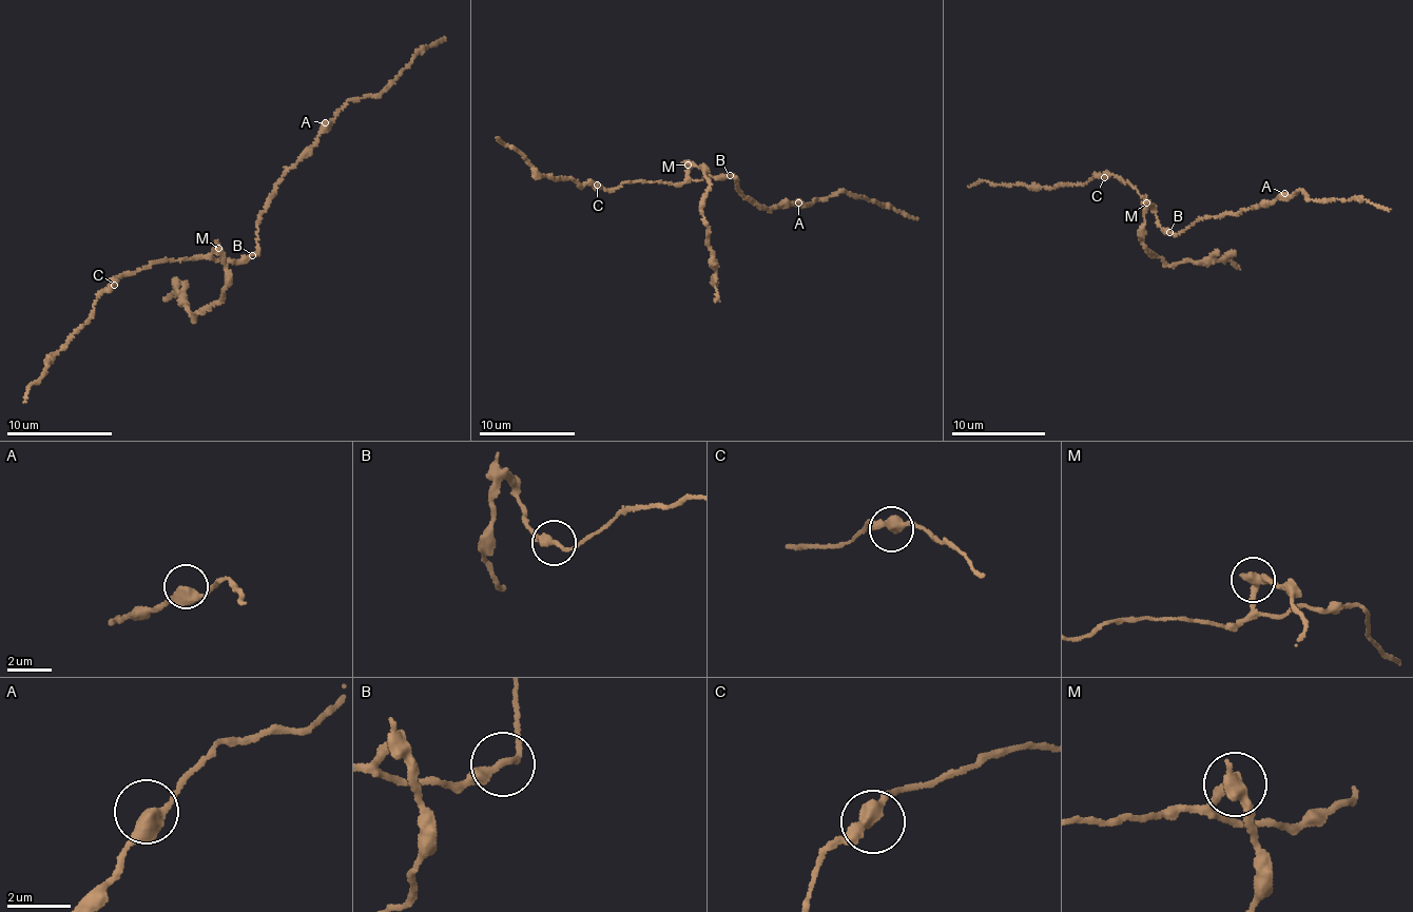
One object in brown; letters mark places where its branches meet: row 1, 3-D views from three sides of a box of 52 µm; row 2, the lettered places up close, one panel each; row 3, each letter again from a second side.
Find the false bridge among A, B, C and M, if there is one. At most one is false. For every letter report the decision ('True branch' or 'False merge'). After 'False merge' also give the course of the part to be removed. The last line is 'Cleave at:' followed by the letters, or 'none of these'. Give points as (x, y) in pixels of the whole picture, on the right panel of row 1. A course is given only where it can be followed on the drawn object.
A: True branch
B: True branch
C: True branch
M: False merge. Course of the part to remove: (1147, 201), (1142, 238), (1145, 250), (1168, 264), (1225, 260), (1238, 268)
Cleave at: M

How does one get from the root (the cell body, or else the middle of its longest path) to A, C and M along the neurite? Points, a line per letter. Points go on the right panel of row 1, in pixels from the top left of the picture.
A: (1172, 232), (1186, 230), (1205, 218), (1233, 215), (1262, 207), (1284, 193)
C: (1172, 232), (1168, 233), (1157, 221), (1157, 212), (1135, 188), (1124, 183), (1117, 175), (1104, 177)
M: (1172, 232), (1168, 233), (1157, 221), (1153, 206), (1147, 201)

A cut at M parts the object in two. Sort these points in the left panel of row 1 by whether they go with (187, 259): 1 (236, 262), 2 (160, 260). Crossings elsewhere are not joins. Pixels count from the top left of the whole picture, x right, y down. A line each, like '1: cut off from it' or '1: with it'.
1: with it
2: with it

